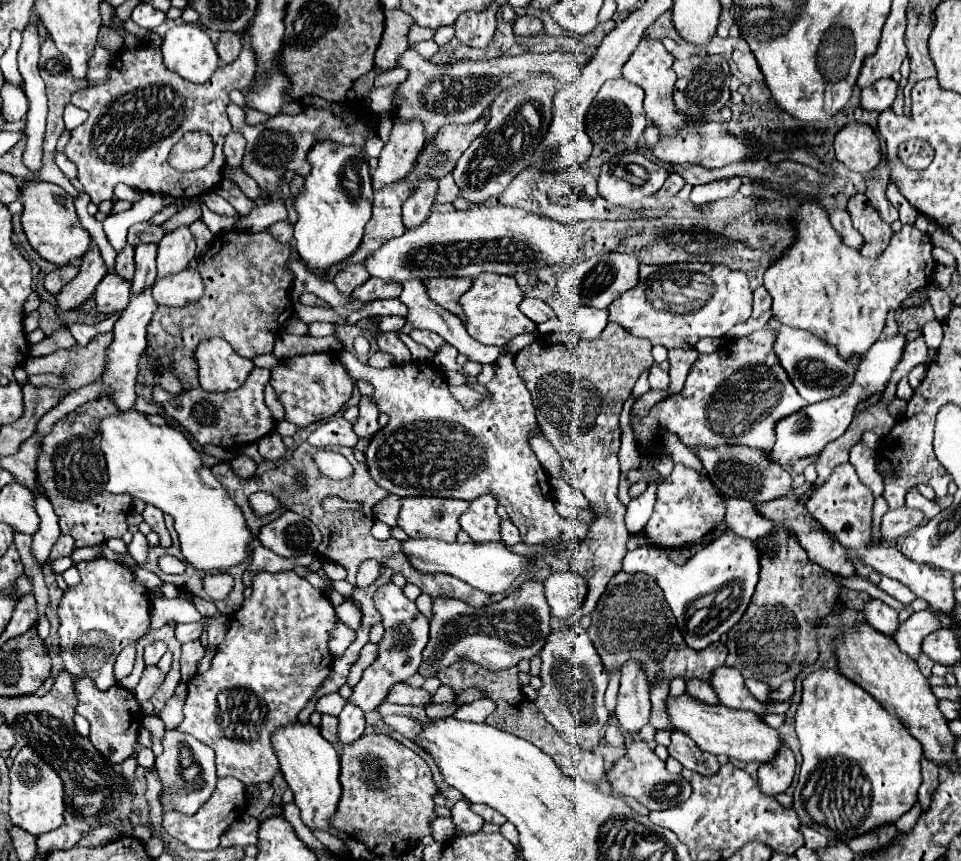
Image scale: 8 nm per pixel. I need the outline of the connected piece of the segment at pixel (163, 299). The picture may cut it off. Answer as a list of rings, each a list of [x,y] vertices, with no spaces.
[[[187,266],[179,274],[157,278],[151,286],[151,292],[157,304],[185,306],[187,302],[199,300],[203,296],[203,280],[195,268]]]

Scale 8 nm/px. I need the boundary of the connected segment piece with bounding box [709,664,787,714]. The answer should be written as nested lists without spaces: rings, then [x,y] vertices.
[[[723,664],[719,666],[713,674],[711,674],[711,680],[709,680],[711,688],[715,690],[717,698],[721,704],[729,706],[729,708],[741,708],[741,710],[751,710],[755,714],[769,714],[769,712],[787,712],[787,708],[781,704],[773,704],[773,706],[767,706],[767,704],[761,704],[759,700],[755,700],[755,696],[751,696],[751,692],[745,688],[745,682],[743,682],[743,676]]]

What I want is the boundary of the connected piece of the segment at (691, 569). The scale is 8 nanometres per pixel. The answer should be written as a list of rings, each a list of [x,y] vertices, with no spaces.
[[[725,530],[723,536],[709,542],[703,550],[697,550],[683,566],[671,562],[665,550],[657,550],[649,544],[627,552],[623,570],[629,574],[645,572],[657,578],[685,642],[695,650],[703,650],[719,642],[719,638],[727,634],[747,610],[759,580],[759,550],[751,540]]]

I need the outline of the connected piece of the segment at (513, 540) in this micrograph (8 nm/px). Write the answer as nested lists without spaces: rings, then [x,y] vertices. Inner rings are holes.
[[[505,520],[505,522],[501,524],[501,542],[503,542],[505,546],[515,546],[517,542],[521,542],[519,530],[517,530],[517,526],[515,526],[511,520]]]

